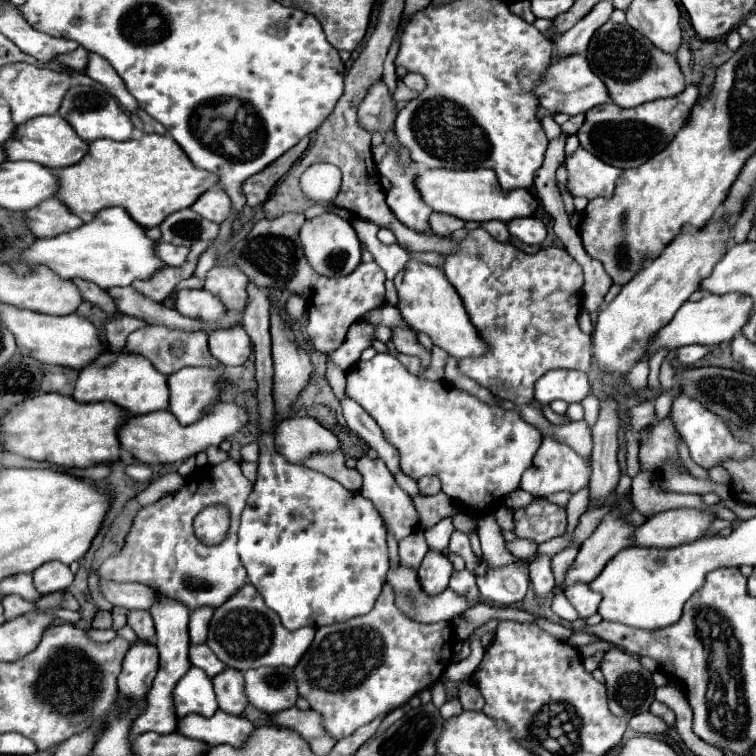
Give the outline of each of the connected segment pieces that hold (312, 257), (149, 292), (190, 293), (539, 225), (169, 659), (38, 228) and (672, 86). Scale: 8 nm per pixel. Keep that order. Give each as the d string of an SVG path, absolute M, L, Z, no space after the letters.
M326 212L322 216L306 220L304 226L300 228L300 240L304 246L304 256L318 276L328 276L328 278L344 276L344 274L350 274L352 270L356 270L356 266L360 264L358 236L356 236L352 224L336 214Z
M212 240L204 242L194 242L190 246L190 254L188 254L188 262L184 262L184 266L178 266L178 268L172 268L172 266L164 266L160 270L156 270L156 274L152 274L152 278L148 280L136 280L132 282L132 286L144 294L144 296L150 296L154 298L156 302L162 302L164 298L168 298L172 294L172 290L176 288L176 284L184 278L190 278L196 270L196 262L198 262L198 256L212 244Z
M178 290L174 306L176 310L180 310L180 314L196 320L220 320L226 312L222 302L206 290Z
M528 216L528 218L514 218L508 222L508 230L514 238L522 240L524 244L542 244L546 238L546 226L542 220Z
M158 596L156 606L152 606L150 610L154 624L156 624L156 648L160 652L160 670L154 678L152 690L146 696L146 708L136 716L136 720L130 726L130 738L136 738L144 732L158 732L158 734L170 734L176 730L178 718L174 714L174 702L172 702L172 692L176 682L190 670L190 662L188 662L188 650L190 650L190 640L188 640L188 616L190 610L172 600L172 598L164 598Z
M56 198L40 202L40 206L26 210L24 216L28 218L28 228L32 230L32 234L36 234L36 238L52 238L82 224L82 220L68 212L68 208Z
M606 22L588 44L588 62L600 80L608 86L608 94L621 108L633 108L650 100L672 98L686 88L684 74L674 56L660 52L648 38L632 30L628 24Z

